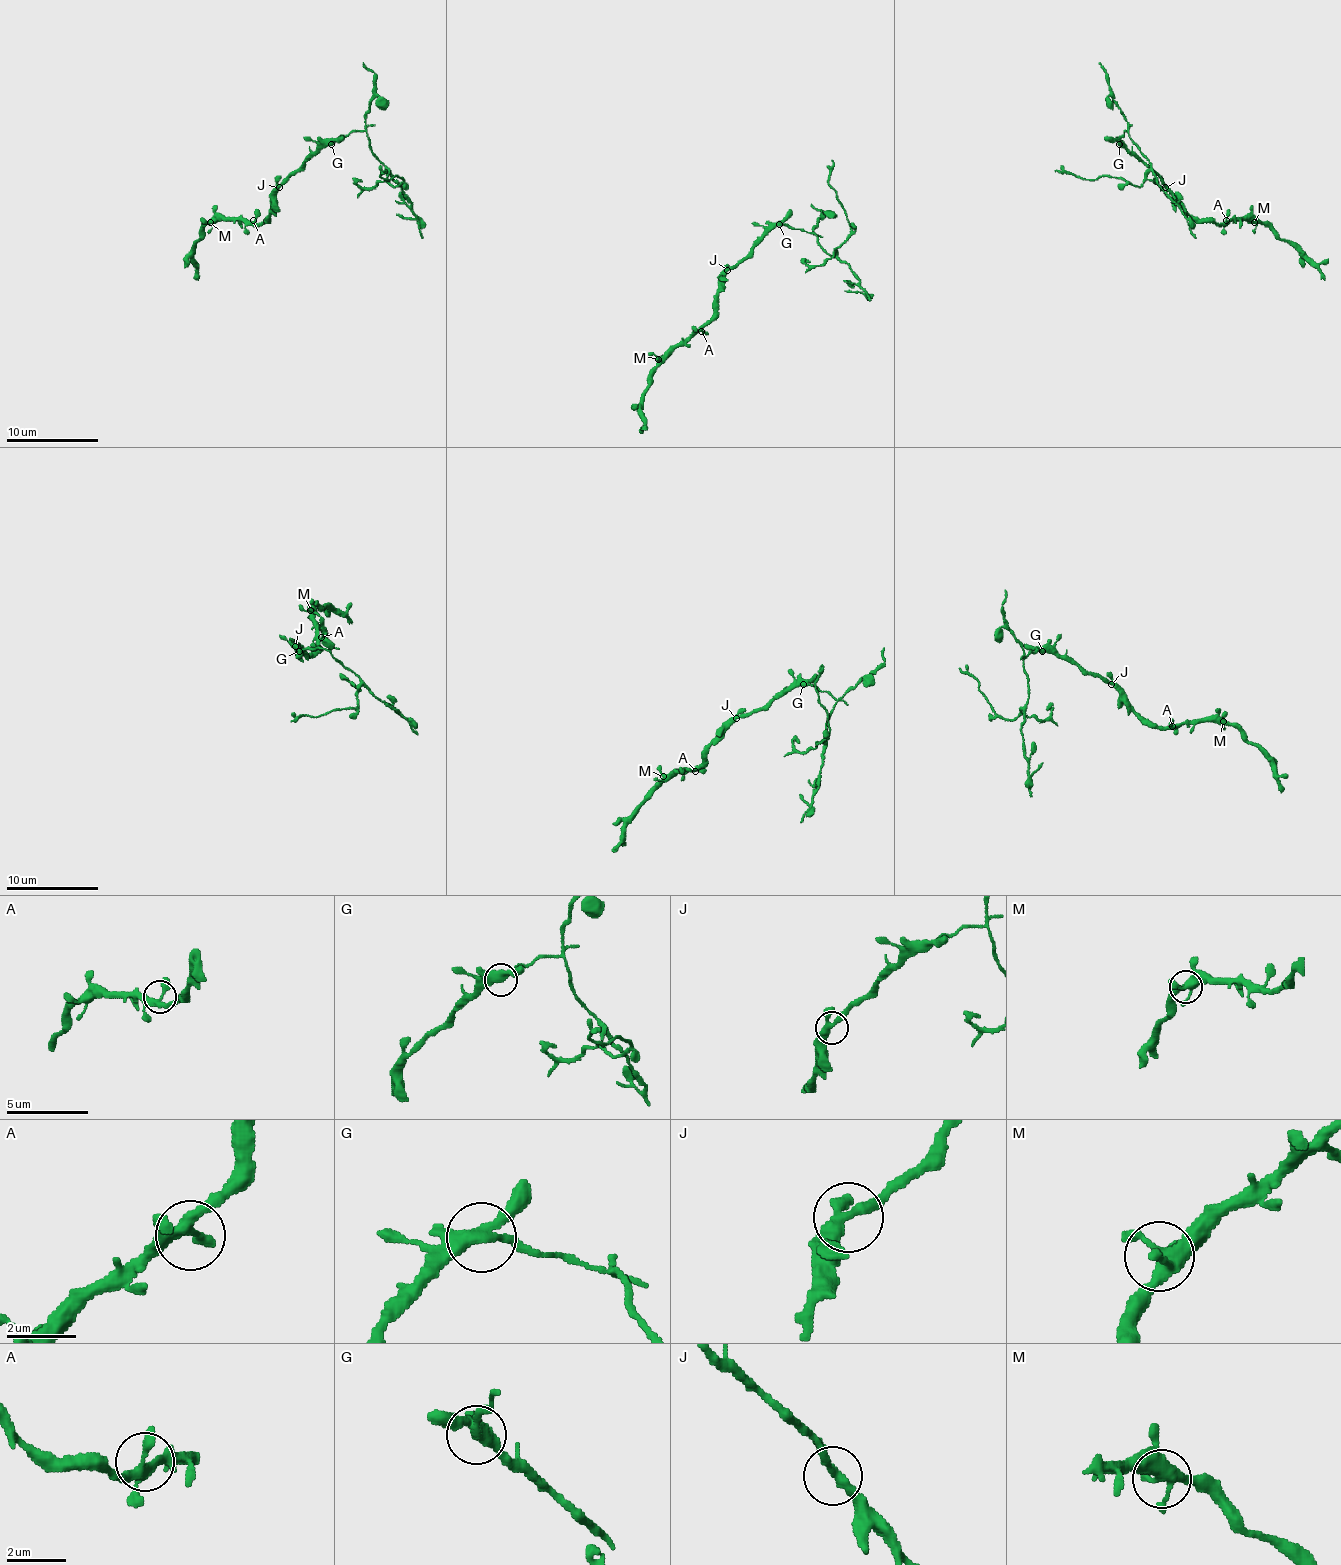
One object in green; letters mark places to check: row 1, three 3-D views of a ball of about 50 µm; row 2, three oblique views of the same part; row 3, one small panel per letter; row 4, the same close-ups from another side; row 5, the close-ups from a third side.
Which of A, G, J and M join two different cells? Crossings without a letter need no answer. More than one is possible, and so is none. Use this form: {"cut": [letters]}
{"cut": ["G"]}

